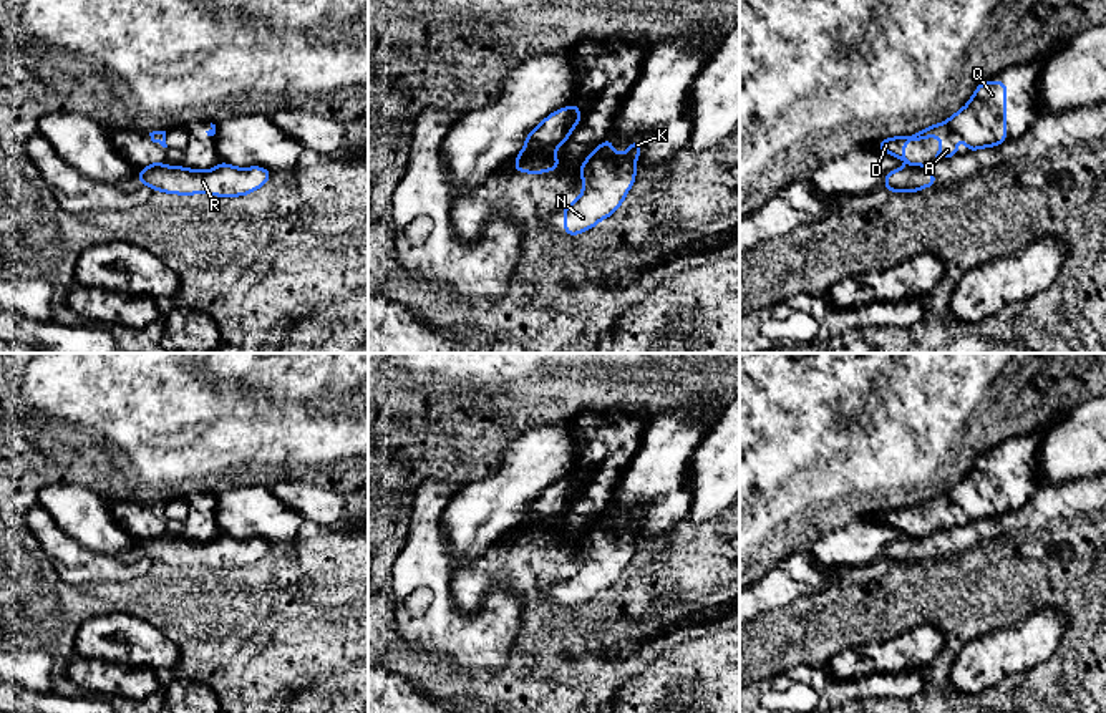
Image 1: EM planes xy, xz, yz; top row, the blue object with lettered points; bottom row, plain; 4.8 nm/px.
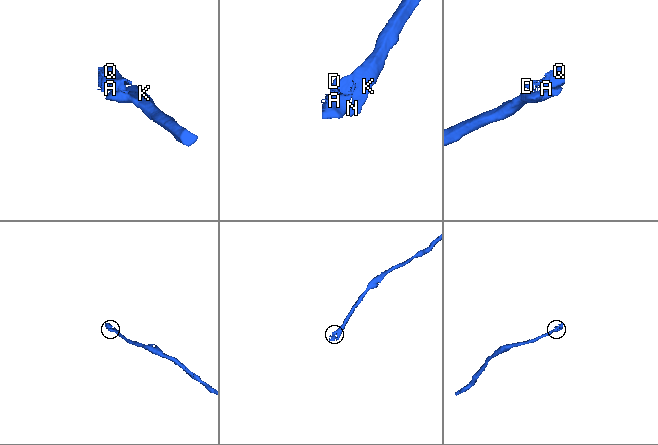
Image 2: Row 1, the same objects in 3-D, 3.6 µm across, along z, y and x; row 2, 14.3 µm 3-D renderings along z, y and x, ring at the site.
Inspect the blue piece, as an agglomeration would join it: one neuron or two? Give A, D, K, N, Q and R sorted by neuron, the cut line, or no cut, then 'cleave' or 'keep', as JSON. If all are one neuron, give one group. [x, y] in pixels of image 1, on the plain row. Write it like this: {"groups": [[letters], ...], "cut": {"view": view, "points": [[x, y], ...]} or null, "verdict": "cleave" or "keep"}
{"groups": [["A", "D", "Q"], ["K", "N", "R"]], "cut": {"view": "yz", "points": [[909, 536], [924, 538]]}, "verdict": "cleave"}

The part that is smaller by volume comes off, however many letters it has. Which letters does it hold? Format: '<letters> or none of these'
A, D, Q

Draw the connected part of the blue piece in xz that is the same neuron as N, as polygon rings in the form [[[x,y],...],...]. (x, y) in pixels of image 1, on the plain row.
[[[610,507],[580,536],[582,565],[562,580],[564,604],[567,607],[582,605],[600,592],[612,587],[625,572],[635,554],[635,534],[642,522],[642,512],[617,526]]]

